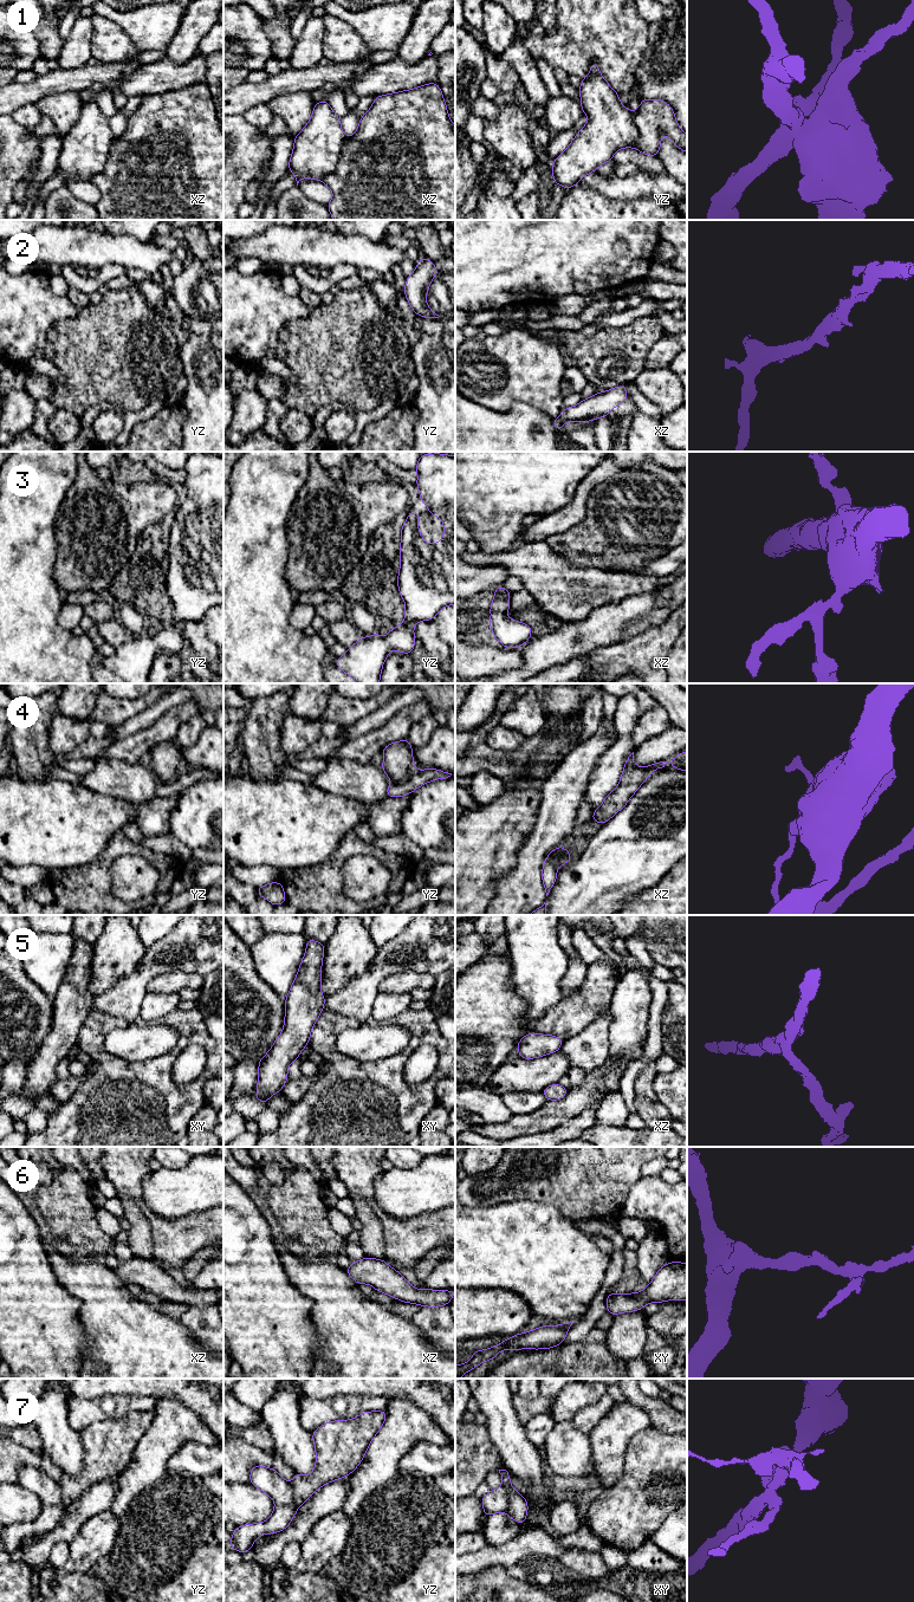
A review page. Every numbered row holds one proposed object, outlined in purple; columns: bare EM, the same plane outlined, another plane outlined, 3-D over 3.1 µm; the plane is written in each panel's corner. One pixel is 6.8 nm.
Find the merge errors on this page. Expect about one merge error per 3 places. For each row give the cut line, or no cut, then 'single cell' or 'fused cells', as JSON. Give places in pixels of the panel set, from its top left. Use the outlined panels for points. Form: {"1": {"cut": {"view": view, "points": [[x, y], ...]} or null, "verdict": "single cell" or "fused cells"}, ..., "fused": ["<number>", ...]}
{"1": {"cut": {"view": "xz", "points": [[347, 138], [342, 146], [337, 166], [322, 180]]}, "verdict": "fused cells"}, "2": {"cut": null, "verdict": "single cell"}, "3": {"cut": null, "verdict": "single cell"}, "4": {"cut": {"view": "yz", "points": [[414, 769], [406, 779], [391, 782]]}, "verdict": "fused cells"}, "5": {"cut": null, "verdict": "single cell"}, "6": {"cut": null, "verdict": "single cell"}, "7": {"cut": {"view": "yz", "points": [[292, 1485], [292, 1503], [276, 1505]]}, "verdict": "fused cells"}, "fused": ["1", "4", "7"]}

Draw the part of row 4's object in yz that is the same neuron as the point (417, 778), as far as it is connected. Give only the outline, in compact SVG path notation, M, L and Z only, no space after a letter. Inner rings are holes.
M424 768L422 771L414 770L410 777L402 783L390 783L387 789L385 797L403 797L410 794L417 787L436 779L446 779L450 777L452 773L436 770L436 768Z

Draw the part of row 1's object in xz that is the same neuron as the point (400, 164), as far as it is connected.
M429 83L416 89L375 96L374 104L361 117L357 131L344 141L336 169L323 182L333 193L326 205L333 220L455 220L455 127L448 116L439 84Z

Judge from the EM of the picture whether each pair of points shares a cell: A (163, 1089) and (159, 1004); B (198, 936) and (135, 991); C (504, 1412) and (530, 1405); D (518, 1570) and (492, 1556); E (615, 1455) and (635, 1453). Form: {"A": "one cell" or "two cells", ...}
{"A": "two cells", "B": "one cell", "C": "two cells", "D": "two cells", "E": "two cells"}

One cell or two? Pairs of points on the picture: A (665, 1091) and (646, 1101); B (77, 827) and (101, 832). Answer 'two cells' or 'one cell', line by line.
A: two cells
B: one cell

